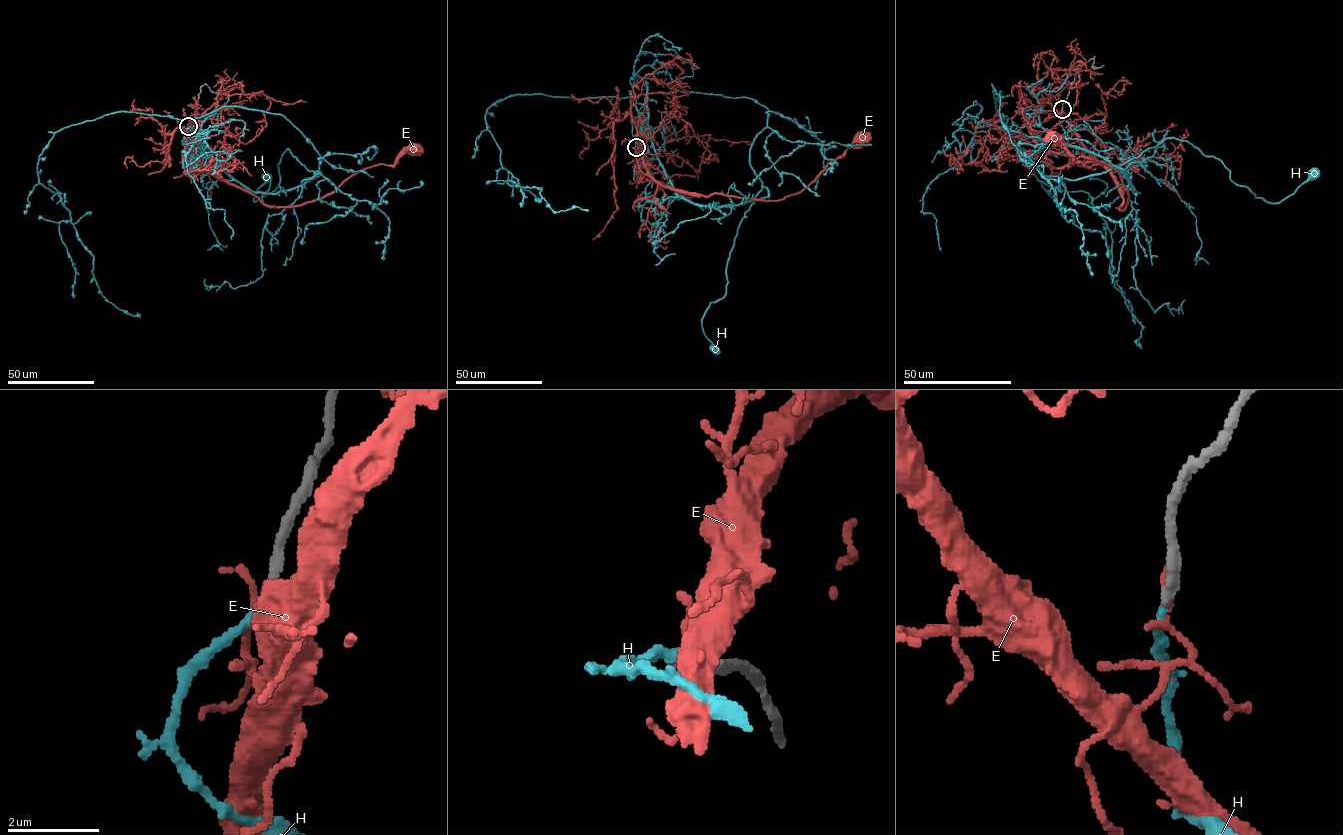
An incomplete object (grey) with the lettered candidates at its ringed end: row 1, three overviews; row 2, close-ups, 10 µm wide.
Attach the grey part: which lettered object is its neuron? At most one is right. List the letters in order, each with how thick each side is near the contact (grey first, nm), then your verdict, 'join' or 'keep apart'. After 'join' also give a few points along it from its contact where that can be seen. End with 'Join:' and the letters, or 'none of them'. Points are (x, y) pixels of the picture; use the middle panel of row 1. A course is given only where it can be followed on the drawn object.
E: calibres 240 and 190 nm; keep apart
H: calibres 200 and 160 nm; join; course (636, 147), (701, 205), (768, 191), (702, 319), (714, 350)
Join: H

